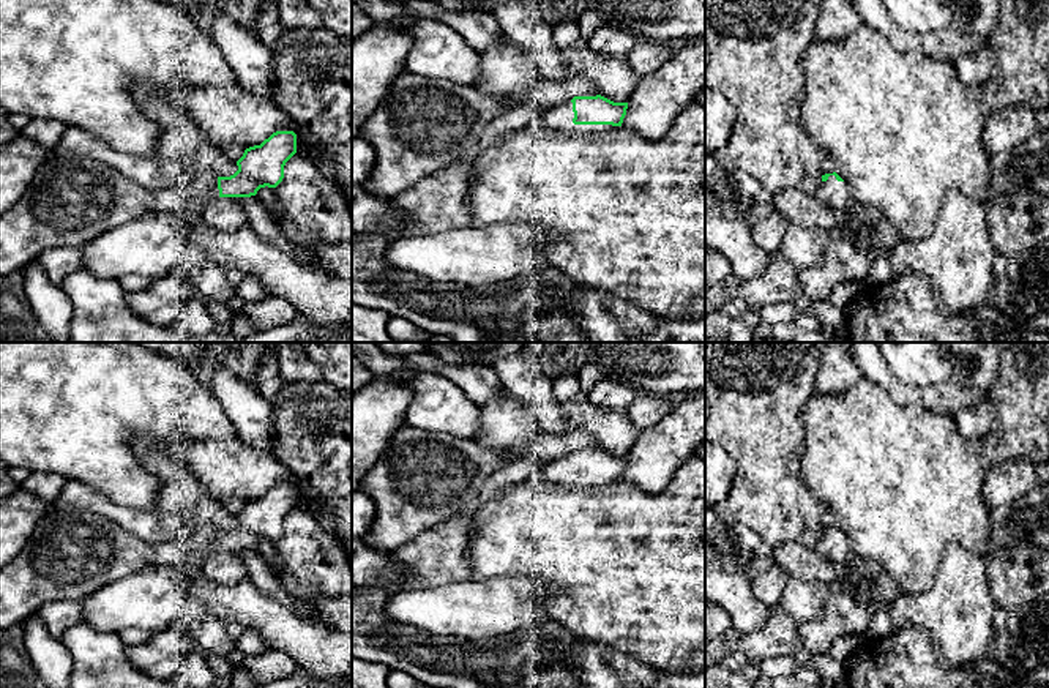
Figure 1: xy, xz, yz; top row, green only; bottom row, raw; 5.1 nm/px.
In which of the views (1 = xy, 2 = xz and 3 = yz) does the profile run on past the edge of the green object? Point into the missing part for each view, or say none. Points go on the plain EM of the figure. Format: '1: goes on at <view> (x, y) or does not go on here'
1: goes on at xy (152, 600)
2: goes on at xz (559, 471)
3: goes on at yz (835, 548)

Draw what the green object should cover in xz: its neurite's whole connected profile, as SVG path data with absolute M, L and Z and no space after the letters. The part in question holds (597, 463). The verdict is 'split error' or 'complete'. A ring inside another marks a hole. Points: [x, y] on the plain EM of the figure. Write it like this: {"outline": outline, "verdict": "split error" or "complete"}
{"outline": "M601 448L574 450L533 469L528 480L549 484L590 488L622 480L628 456L614 456Z", "verdict": "split error"}

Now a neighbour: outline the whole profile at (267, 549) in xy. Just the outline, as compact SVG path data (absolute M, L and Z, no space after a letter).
M260 541L256 548L256 551L265 559L267 565L270 568L276 566L278 555L276 555L276 546L274 541Z

